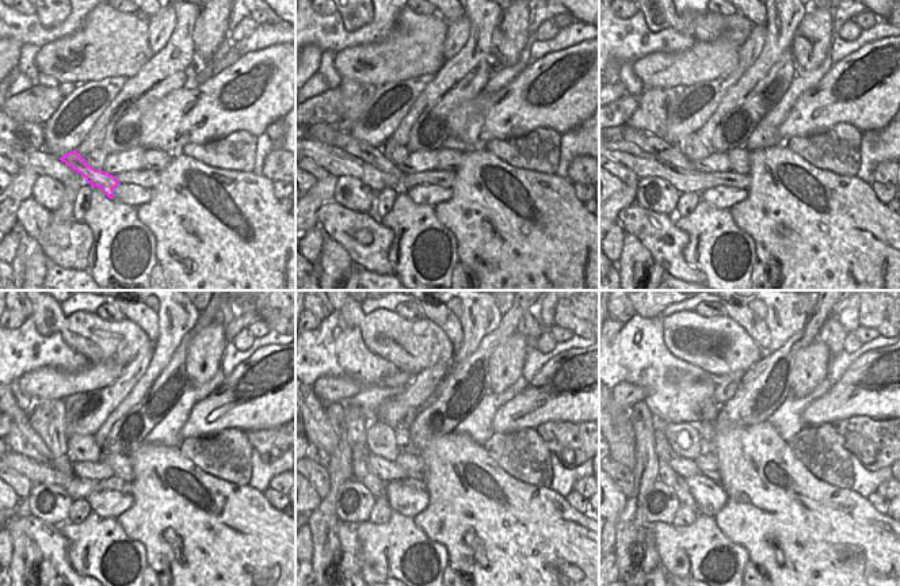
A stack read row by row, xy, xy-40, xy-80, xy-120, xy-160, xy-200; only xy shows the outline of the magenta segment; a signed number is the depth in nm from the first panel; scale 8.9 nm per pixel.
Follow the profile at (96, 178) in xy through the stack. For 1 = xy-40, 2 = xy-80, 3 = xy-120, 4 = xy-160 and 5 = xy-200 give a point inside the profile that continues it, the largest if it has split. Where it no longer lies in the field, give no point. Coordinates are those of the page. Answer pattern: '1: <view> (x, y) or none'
1: xy-40 (344, 141)
2: xy-80 (648, 143)
3: xy-120 (21, 438)
4: xy-160 (323, 437)
5: xy-200 (626, 425)

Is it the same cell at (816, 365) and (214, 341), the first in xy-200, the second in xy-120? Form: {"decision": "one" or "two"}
{"decision": "one"}

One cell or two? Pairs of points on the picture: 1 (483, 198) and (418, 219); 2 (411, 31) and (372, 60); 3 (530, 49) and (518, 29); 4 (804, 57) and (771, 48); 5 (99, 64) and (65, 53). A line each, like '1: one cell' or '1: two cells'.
1: two cells
2: one cell
3: two cells
4: two cells
5: one cell

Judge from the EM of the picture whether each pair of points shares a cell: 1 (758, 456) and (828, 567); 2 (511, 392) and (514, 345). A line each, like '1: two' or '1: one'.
1: one
2: two

